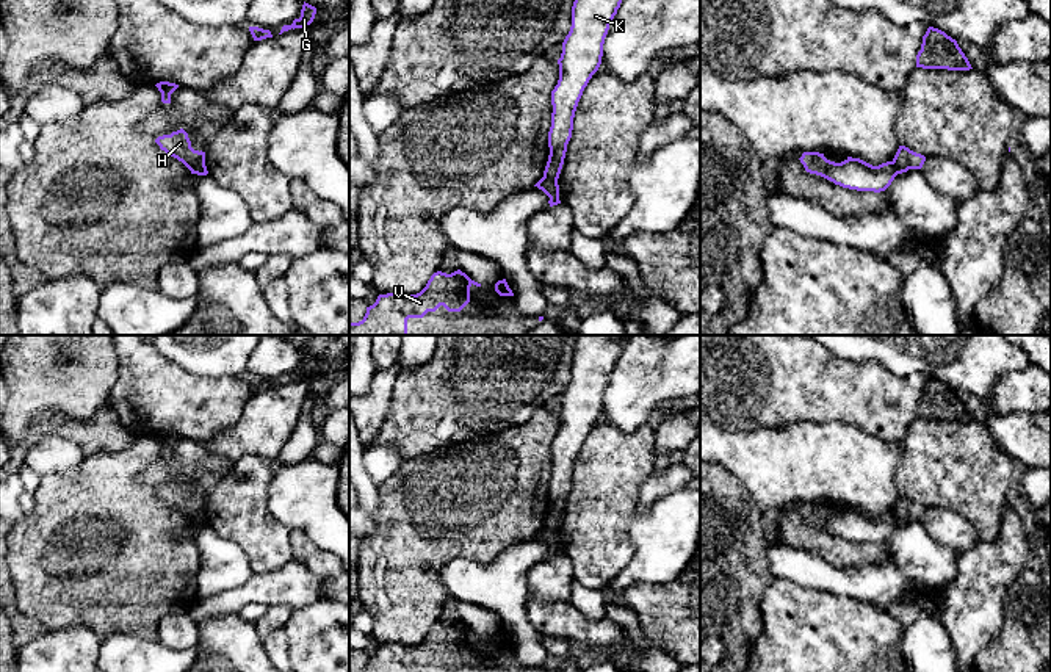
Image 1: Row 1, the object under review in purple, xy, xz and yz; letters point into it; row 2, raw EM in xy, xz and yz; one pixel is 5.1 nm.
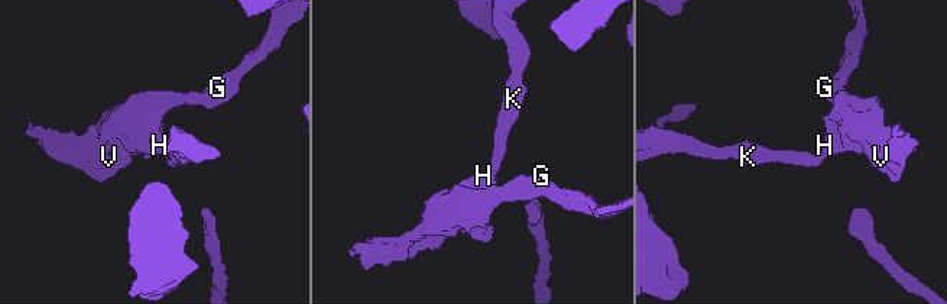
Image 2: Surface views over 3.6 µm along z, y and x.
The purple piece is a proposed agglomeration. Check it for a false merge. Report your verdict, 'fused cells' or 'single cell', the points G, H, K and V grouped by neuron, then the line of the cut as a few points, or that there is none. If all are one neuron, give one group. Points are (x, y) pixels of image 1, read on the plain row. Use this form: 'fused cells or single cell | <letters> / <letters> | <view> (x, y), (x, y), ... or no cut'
fused cells | G H V / K | xz (544, 527), (556, 531)

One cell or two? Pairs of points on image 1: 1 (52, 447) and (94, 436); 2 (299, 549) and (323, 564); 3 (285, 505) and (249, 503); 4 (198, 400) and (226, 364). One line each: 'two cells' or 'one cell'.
1: two cells
2: one cell
3: two cells
4: two cells

